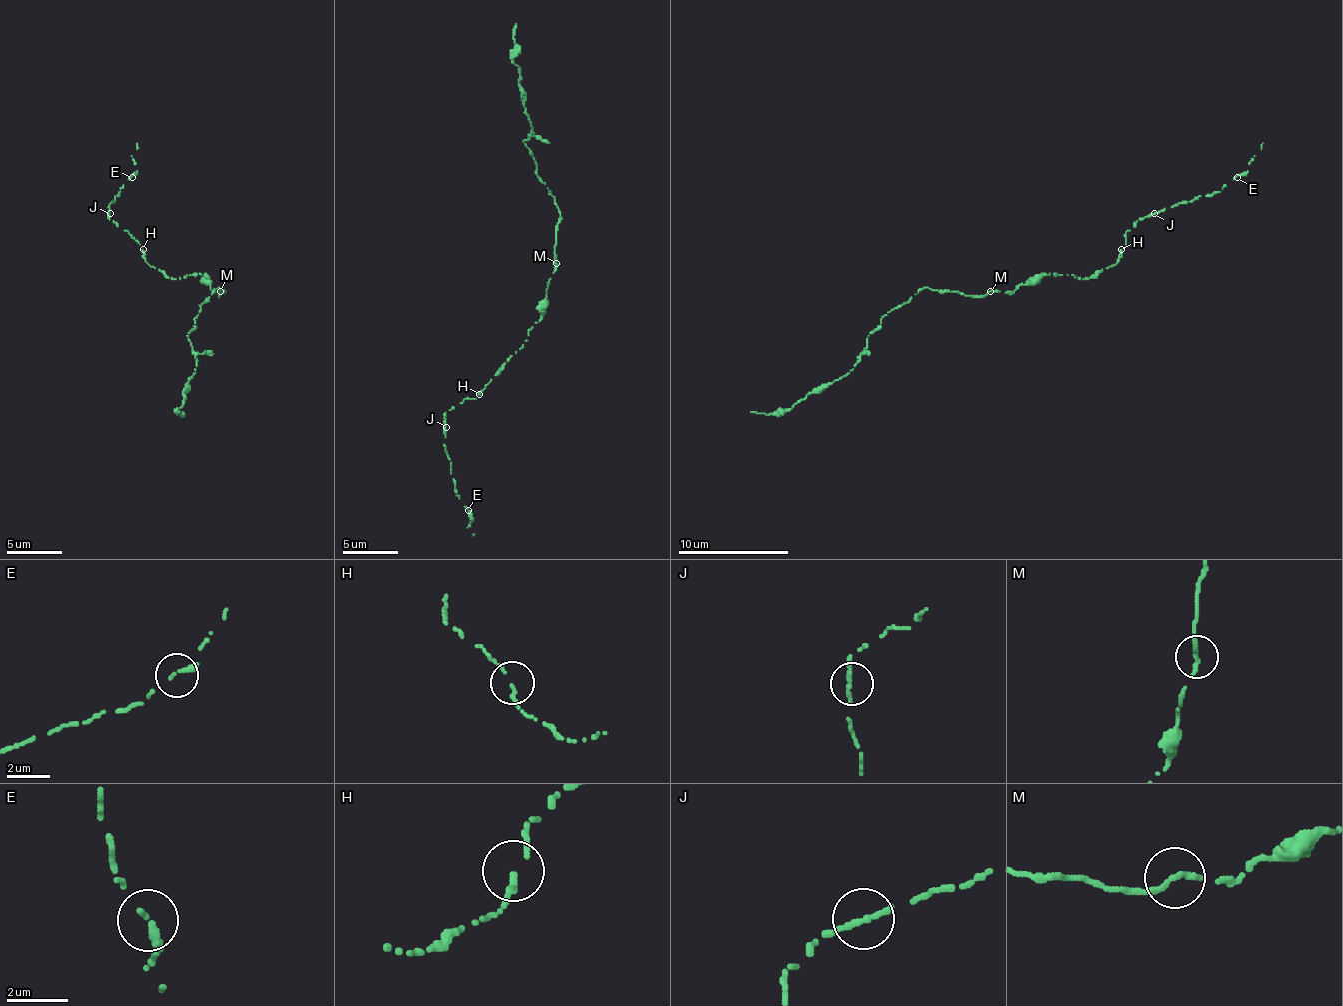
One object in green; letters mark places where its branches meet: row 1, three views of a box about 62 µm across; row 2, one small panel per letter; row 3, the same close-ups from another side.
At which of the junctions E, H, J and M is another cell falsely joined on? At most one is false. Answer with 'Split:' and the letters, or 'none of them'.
Split: none of them

